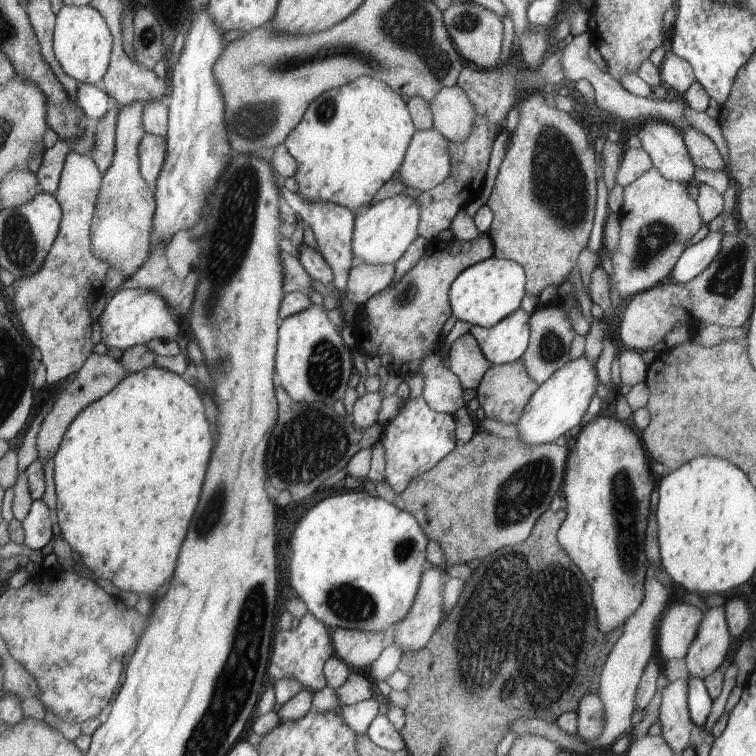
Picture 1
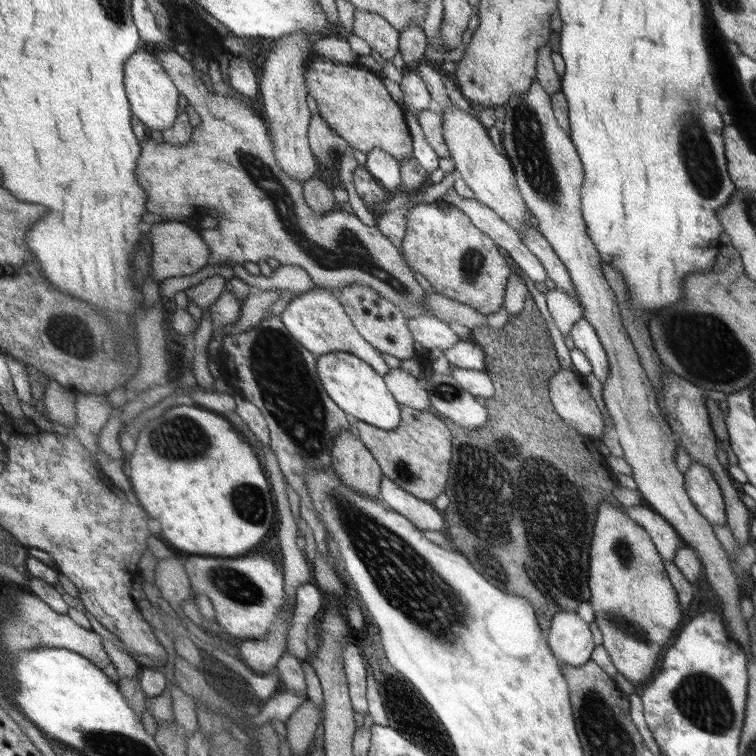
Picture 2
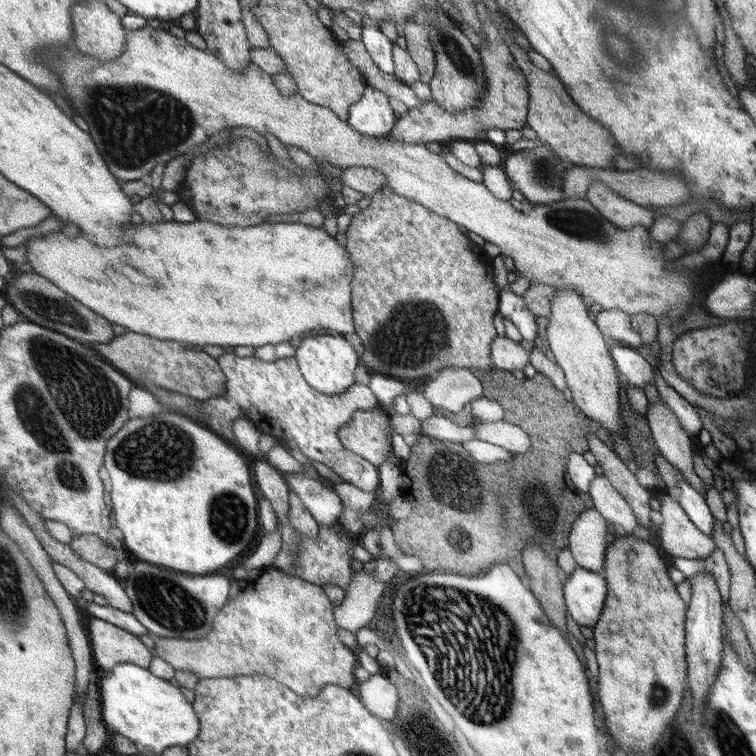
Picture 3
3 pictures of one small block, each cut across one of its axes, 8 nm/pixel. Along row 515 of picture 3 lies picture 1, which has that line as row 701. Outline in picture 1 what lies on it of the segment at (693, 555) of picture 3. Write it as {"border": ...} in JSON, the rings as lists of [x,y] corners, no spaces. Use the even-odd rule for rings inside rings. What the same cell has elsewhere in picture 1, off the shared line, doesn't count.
{"border":[[[687,677],[668,681],[661,691],[658,723],[661,736],[675,752],[681,752],[689,742],[693,728],[687,710]]]}

